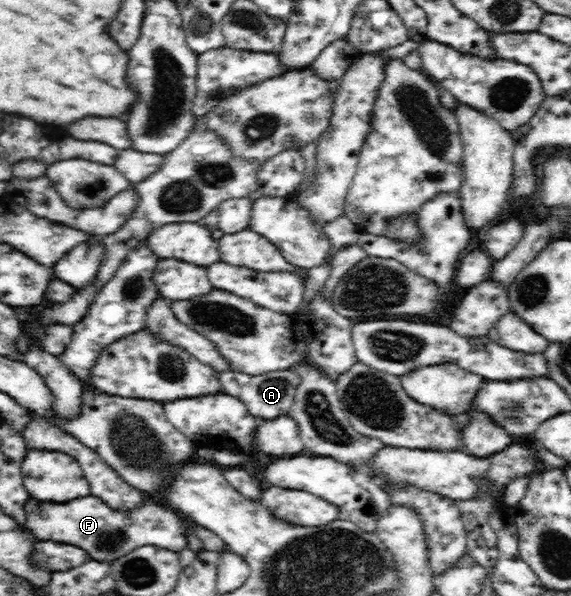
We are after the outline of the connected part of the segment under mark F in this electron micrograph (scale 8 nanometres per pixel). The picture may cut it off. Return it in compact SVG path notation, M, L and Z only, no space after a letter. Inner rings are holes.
M85 496L54 504L28 498L24 504L26 524L38 541L63 542L77 546L88 553L89 560L110 563L140 546L157 546L179 553L187 546L184 537L184 518L177 512L164 506L142 503L135 509L118 512L104 504L100 498Z

